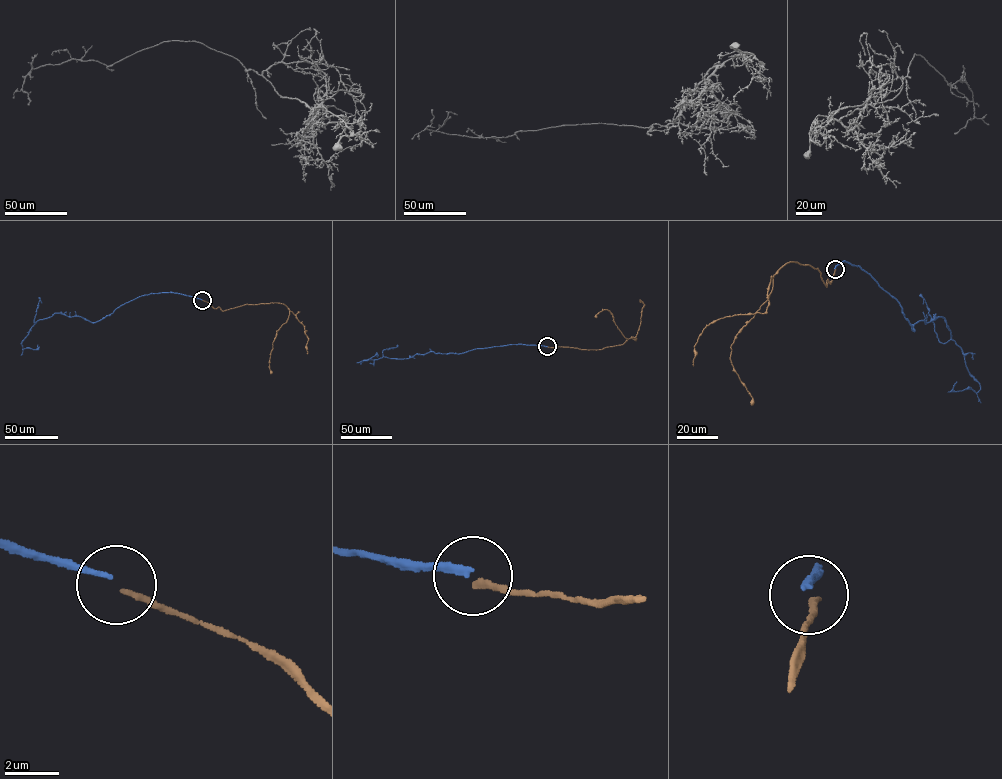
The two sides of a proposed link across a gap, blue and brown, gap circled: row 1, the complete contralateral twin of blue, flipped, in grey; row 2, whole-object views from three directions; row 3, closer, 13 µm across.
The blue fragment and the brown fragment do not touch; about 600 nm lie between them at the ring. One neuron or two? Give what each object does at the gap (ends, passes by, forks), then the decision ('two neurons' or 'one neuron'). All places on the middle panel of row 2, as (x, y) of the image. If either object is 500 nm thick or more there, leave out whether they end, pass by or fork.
blue ends | brown ends | two neurons

